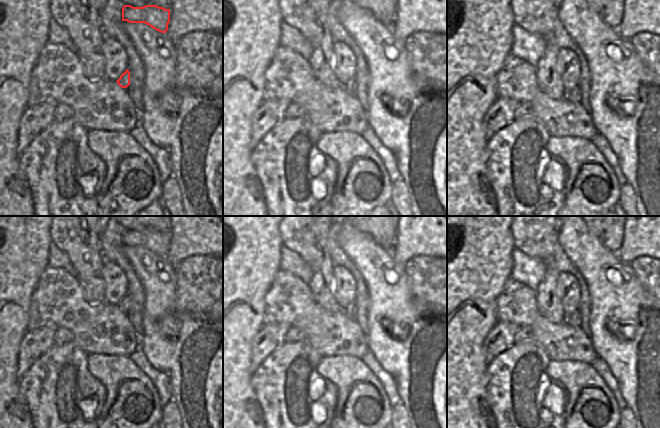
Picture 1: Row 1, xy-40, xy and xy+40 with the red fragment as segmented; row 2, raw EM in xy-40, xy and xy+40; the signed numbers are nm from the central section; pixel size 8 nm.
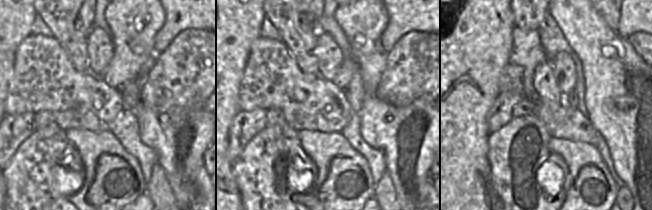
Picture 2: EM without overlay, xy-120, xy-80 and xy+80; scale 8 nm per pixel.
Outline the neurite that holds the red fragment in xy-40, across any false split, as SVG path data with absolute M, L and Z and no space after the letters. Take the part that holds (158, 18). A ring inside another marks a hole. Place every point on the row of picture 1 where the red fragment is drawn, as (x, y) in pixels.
M124 5L122 8L122 21L145 23L161 33L166 33L170 22L170 9L157 5L145 5L143 7Z

